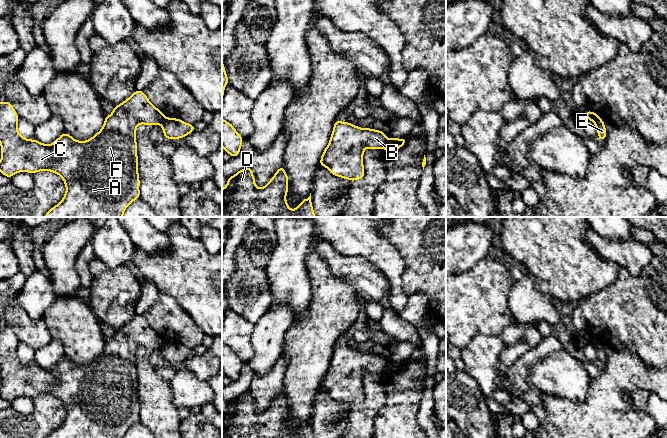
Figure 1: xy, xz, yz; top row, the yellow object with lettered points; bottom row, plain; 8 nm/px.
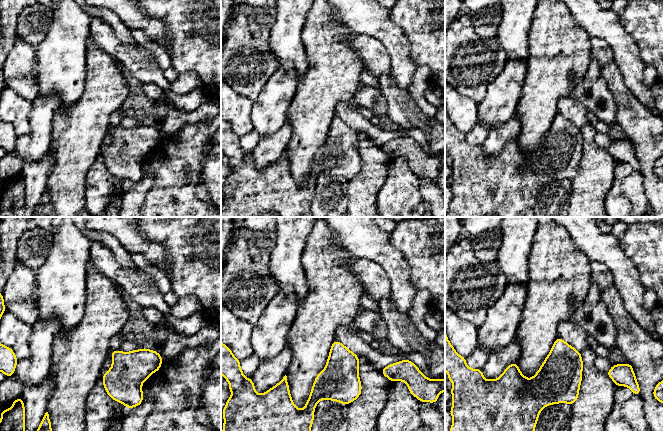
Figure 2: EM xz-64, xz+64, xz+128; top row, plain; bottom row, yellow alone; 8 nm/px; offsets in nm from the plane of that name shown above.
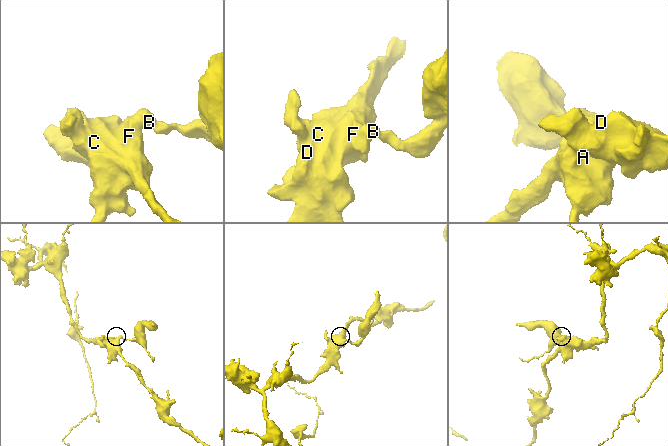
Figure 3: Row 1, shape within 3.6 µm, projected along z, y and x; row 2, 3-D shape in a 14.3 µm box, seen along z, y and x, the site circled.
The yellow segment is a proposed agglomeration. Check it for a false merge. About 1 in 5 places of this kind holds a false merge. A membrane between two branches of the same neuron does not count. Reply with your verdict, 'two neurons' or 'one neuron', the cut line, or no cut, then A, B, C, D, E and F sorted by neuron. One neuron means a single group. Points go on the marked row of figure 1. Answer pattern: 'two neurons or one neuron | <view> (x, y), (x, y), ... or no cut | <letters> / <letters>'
two neurons | xz (388, 140), (384, 148) | A B C D F / E

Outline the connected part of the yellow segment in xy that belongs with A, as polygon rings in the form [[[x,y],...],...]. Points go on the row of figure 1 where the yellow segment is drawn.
[[[135,90],[132,96],[127,98],[121,104],[114,107],[113,112],[109,116],[105,116],[105,121],[102,129],[96,133],[92,138],[87,141],[77,141],[71,137],[68,133],[63,133],[58,137],[52,144],[45,145],[39,142],[37,139],[30,140],[22,137],[18,132],[17,123],[19,116],[14,110],[12,104],[9,101],[5,101],[3,104],[0,103],[0,145],[1,145],[1,161],[0,161],[0,172],[11,178],[15,173],[29,172],[34,174],[38,171],[51,171],[58,174],[66,185],[66,193],[60,203],[51,208],[44,217],[123,217],[125,209],[136,199],[140,198],[139,191],[139,174],[138,174],[138,157],[137,157],[137,143],[136,143],[136,128],[139,124],[146,124],[153,126],[161,124],[166,117],[164,114],[155,106],[153,106],[148,100],[147,96],[143,91]]]

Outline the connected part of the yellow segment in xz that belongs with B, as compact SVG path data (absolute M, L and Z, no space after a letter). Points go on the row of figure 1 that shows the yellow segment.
M336 120L319 166L325 166L332 175L350 181L362 179L365 175L364 149L385 149L387 142L384 131Z

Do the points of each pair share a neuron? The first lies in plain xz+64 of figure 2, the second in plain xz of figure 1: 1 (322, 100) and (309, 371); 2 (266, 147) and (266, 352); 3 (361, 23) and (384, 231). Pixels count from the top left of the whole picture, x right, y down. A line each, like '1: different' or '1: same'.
1: same
2: different
3: different

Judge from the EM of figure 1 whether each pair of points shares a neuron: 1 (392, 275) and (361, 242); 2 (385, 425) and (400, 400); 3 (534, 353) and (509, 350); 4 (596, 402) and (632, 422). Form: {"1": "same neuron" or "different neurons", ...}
{"1": "same neuron", "2": "same neuron", "3": "different neurons", "4": "same neuron"}

